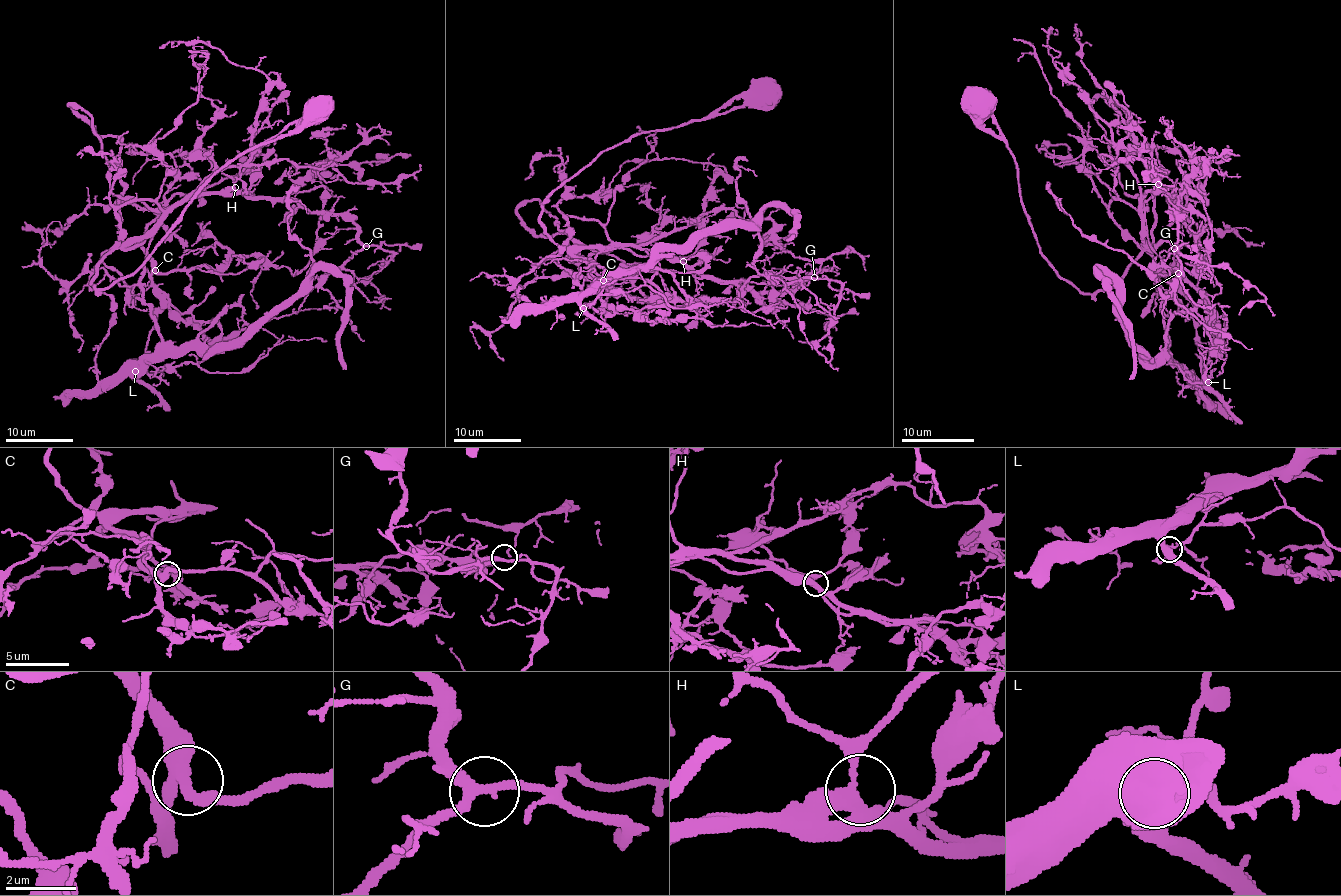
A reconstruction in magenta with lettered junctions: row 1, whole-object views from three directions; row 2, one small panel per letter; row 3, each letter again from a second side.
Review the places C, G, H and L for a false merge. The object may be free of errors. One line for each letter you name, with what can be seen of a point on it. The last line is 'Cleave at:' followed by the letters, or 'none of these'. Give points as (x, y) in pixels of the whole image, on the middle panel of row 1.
L: at (583, 308)
Cleave at: L

